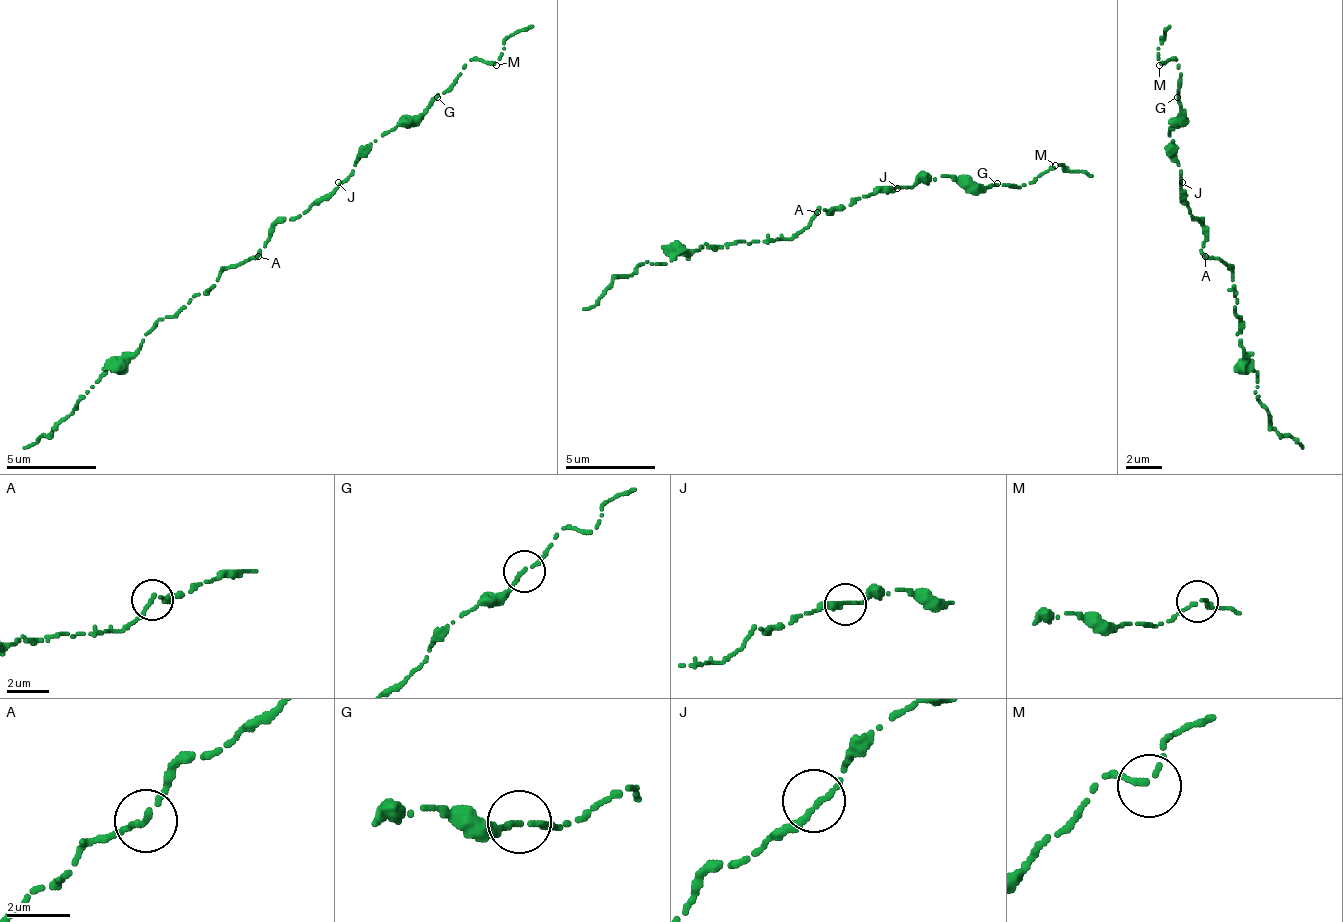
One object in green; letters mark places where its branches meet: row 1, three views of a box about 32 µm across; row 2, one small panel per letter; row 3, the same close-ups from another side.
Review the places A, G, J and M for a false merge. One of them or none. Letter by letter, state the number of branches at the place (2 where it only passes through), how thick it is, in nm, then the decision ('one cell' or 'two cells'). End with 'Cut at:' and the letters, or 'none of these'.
A: 2 branches meet; 170 nm thick; one cell
G: 2 branches meet; 180 nm thick; one cell
J: 2 branches meet; 190 nm thick; one cell
M: 2 branches meet; 170 nm thick; one cell
Cut at: none of these

